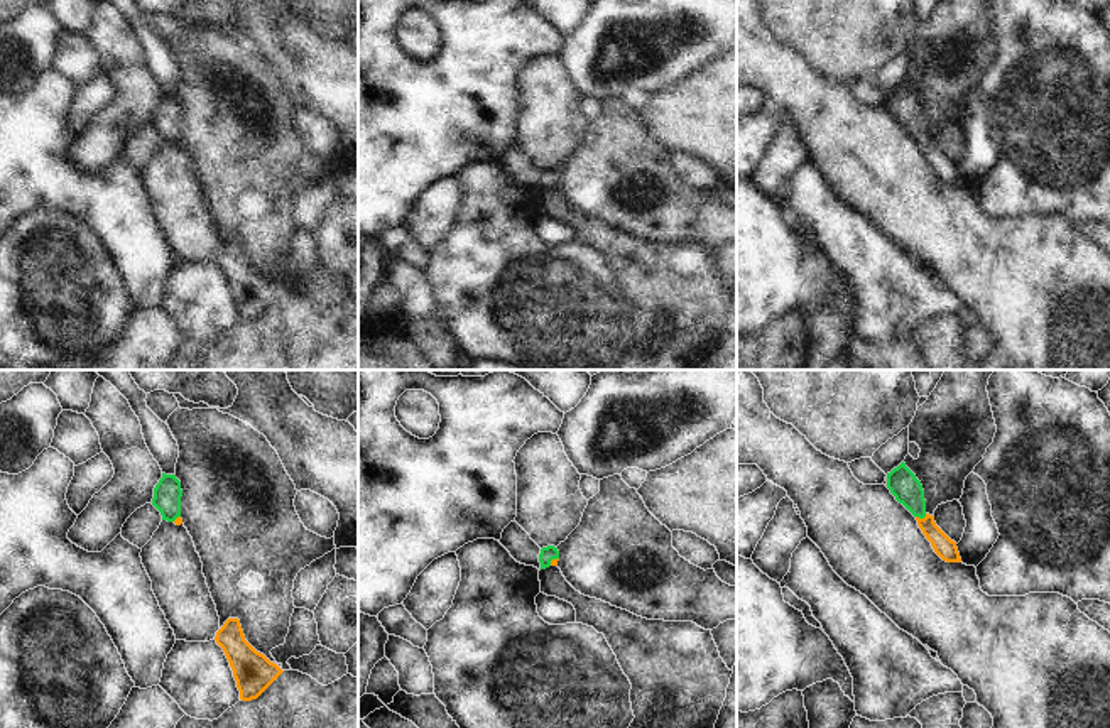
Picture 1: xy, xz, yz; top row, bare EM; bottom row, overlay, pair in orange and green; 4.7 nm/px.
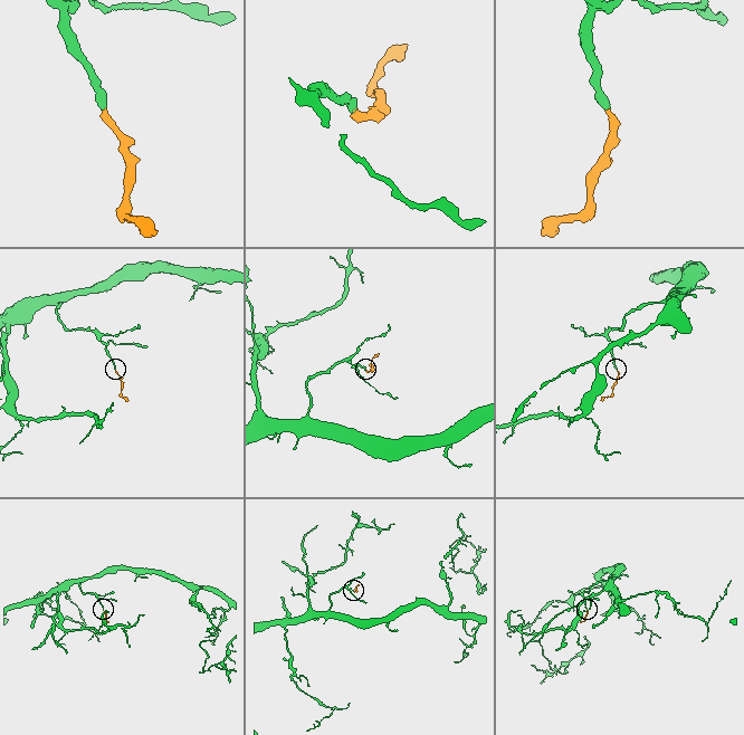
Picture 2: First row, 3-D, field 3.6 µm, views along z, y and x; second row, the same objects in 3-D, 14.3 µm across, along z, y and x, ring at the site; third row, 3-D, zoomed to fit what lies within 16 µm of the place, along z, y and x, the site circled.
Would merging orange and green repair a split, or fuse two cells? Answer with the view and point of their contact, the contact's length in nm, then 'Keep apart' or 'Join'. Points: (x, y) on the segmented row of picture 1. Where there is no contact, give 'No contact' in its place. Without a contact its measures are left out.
Touches orange at yz (921, 519). Shared border 60 nm. Join

